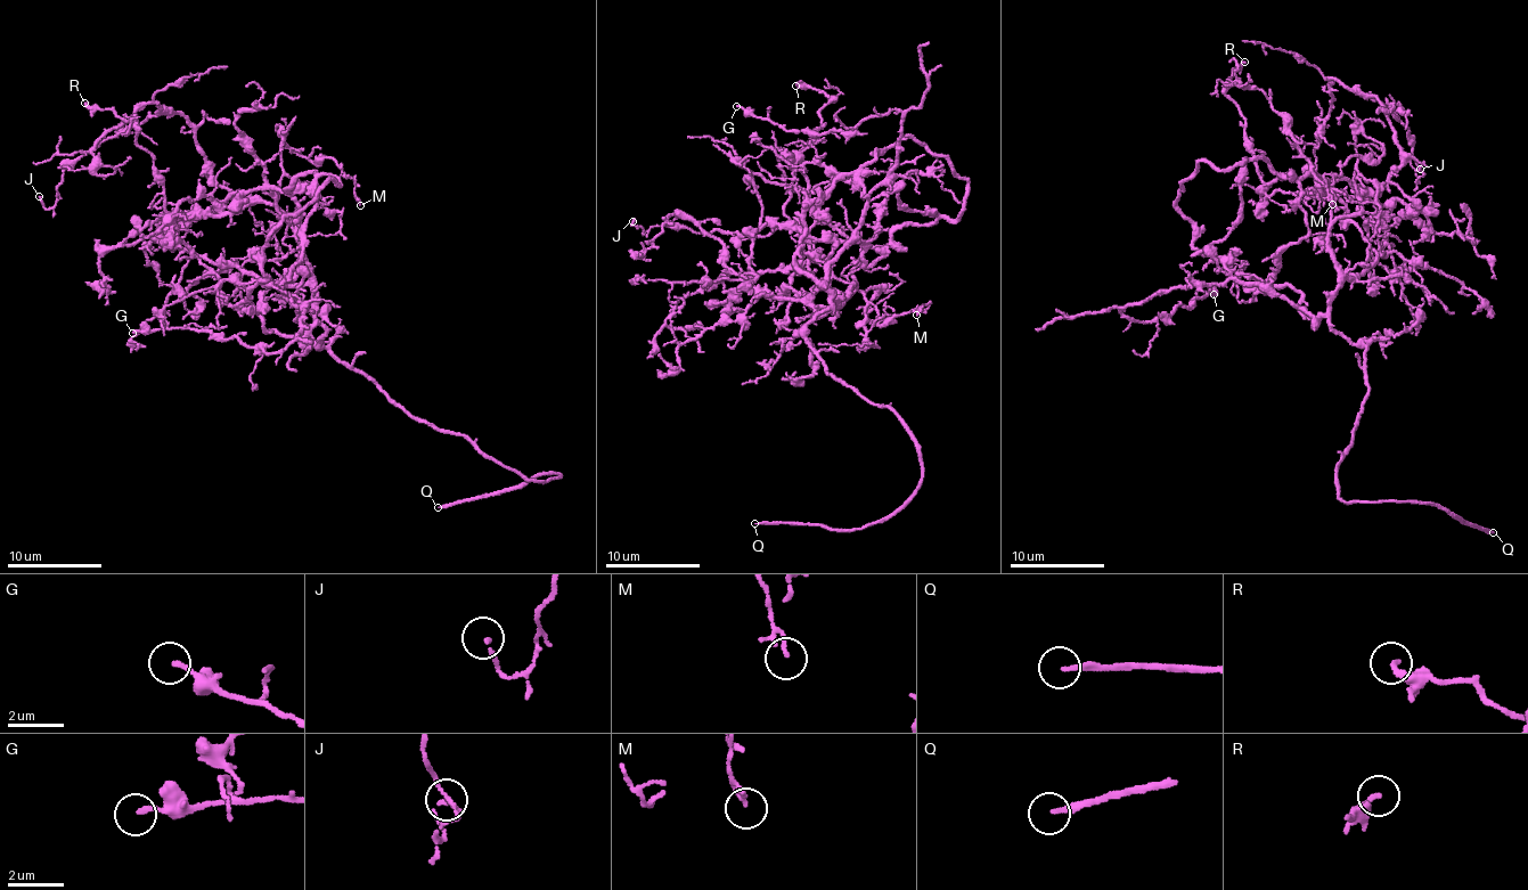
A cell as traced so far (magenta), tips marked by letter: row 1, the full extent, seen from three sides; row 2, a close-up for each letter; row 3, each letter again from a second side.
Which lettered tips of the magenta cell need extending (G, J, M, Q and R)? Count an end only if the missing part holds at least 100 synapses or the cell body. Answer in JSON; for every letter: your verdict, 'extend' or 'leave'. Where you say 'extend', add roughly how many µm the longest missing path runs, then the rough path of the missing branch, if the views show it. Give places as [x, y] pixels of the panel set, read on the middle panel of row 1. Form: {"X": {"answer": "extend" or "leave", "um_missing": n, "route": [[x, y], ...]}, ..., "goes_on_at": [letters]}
{"G": {"answer": "leave"}, "J": {"answer": "leave"}, "M": {"answer": "leave"}, "Q": {"answer": "extend", "um_missing": 70}, "R": {"answer": "leave"}, "goes_on_at": ["Q"]}

